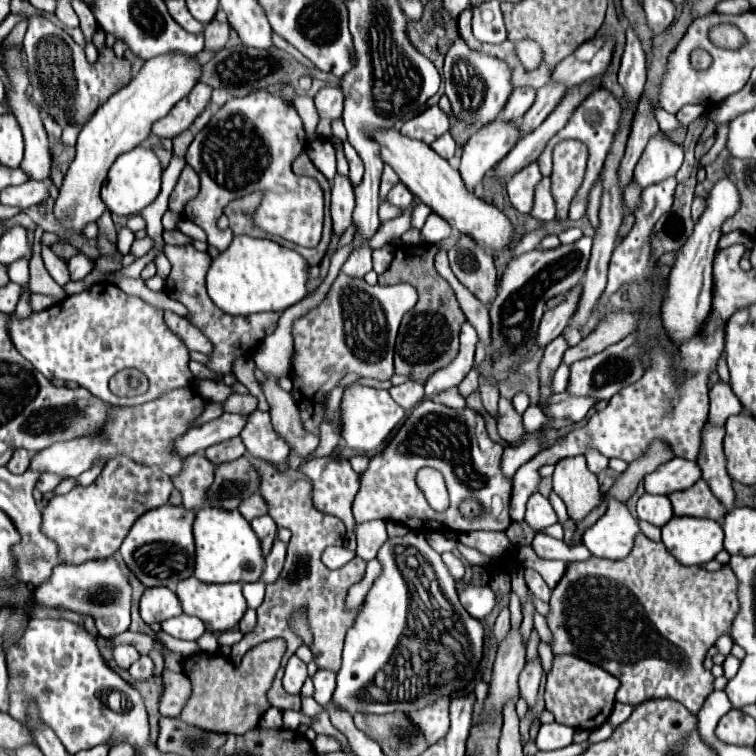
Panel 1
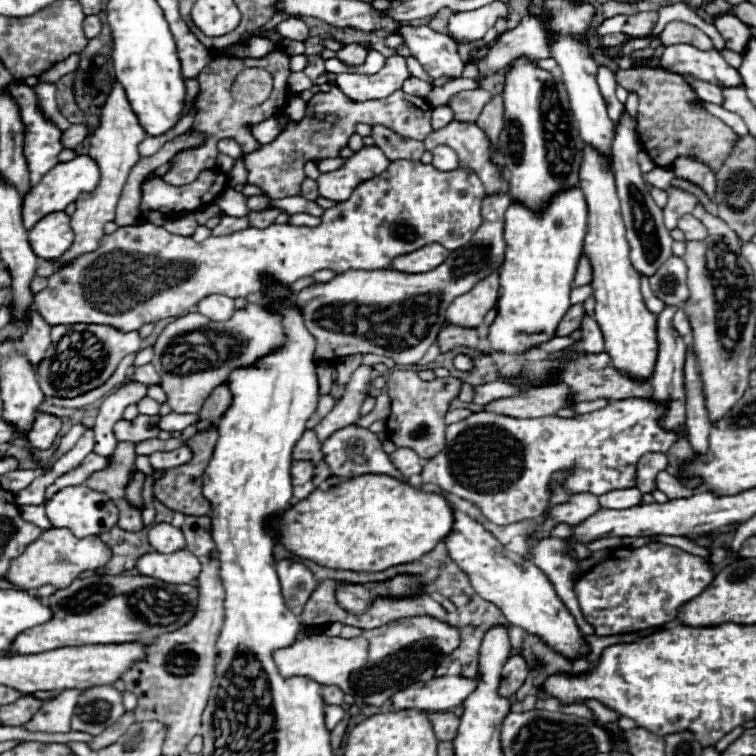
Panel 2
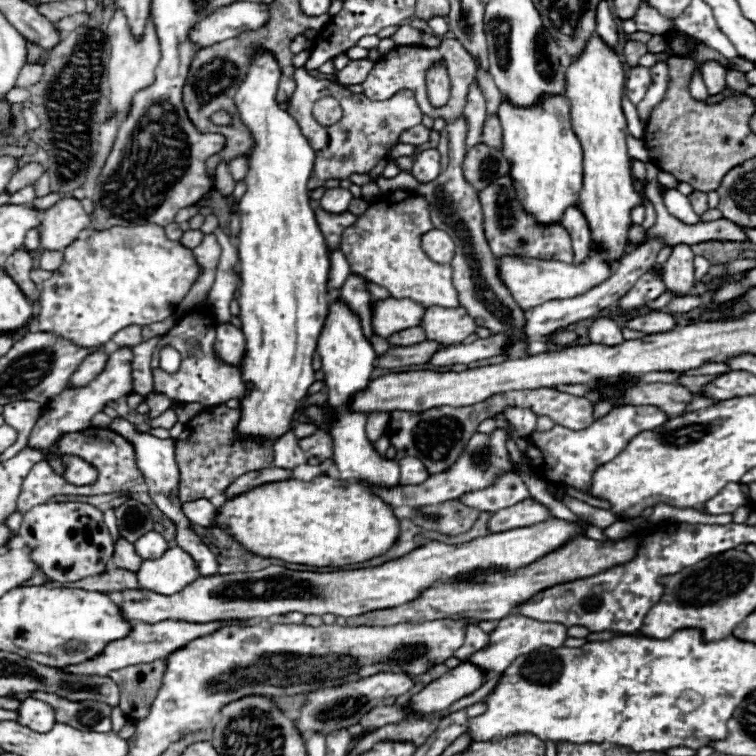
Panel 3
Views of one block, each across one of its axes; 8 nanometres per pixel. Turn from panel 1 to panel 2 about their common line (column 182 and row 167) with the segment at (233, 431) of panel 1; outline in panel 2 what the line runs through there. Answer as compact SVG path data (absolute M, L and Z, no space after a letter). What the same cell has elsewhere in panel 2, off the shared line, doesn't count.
M434 148L432 150L432 166L440 172L450 172L450 170L456 170L458 168L458 156L452 148Z

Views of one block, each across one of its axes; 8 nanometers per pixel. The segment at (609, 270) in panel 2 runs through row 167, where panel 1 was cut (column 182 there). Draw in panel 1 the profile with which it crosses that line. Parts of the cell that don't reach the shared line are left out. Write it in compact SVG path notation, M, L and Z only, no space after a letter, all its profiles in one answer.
M192 576L192 578L186 578L184 582L178 584L176 596L180 598L184 614L198 616L204 622L206 630L216 632L216 634L232 630L240 622L244 612L248 610L240 584L204 584L204 582L200 582L198 578Z

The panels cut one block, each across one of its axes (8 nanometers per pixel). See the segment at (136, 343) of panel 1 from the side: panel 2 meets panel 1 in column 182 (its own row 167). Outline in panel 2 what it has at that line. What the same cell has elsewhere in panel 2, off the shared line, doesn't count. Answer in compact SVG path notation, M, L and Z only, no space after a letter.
M364 146L360 152L356 152L352 158L346 160L344 168L322 174L318 182L318 192L322 198L344 202L350 198L354 188L378 174L382 174L388 168L390 160L382 154L376 146Z

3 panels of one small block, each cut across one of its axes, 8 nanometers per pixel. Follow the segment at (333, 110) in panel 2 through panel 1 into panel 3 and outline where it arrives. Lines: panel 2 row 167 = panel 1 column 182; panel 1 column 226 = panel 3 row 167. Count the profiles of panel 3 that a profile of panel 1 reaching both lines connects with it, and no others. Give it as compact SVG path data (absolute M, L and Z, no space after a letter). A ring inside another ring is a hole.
M304 68L294 72L296 76L296 92L290 96L288 112L298 122L302 134L312 144L316 152L316 162L312 176L308 180L308 188L314 190L324 186L326 180L346 180L354 172L370 172L382 158L388 156L390 148L398 142L400 134L408 128L414 128L422 122L422 110L414 98L414 94L406 88L398 90L388 100L368 100L364 94L354 94L340 86L334 80L318 80L310 76ZM332 96L338 100L342 108L342 118L332 126L322 126L314 120L312 106L316 100Z

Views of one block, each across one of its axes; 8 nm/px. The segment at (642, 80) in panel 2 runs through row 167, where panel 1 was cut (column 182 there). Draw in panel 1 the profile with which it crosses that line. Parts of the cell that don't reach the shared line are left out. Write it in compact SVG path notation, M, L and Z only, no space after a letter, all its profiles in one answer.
M272 638L246 652L240 664L234 664L230 658L222 654L208 654L208 652L198 652L194 656L184 658L182 668L192 682L192 694L178 718L190 726L218 734L240 736L254 730L260 724L264 712L270 708L266 694L272 688L284 652L286 652L286 640Z

